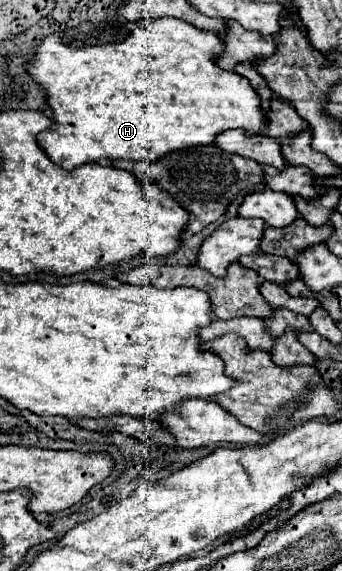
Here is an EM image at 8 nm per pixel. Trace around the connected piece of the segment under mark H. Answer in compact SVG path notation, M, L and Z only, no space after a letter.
M116 18L114 22L100 22L100 24L92 24L92 22L82 22L74 28L68 28L64 32L56 32L50 36L40 38L38 46L32 50L32 58L26 62L26 72L32 76L34 82L38 82L40 90L46 92L46 100L48 106L54 112L54 122L48 130L38 134L38 144L40 148L46 152L46 156L62 166L62 168L76 168L80 164L86 162L104 162L104 160L116 160L116 158L128 158L128 160L156 160L172 150L180 150L180 148L188 148L188 146L204 146L204 144L212 144L216 134L230 130L230 128L244 128L248 134L260 134L264 128L264 112L260 108L260 98L258 94L252 90L250 82L232 72L232 70L222 70L216 66L214 56L222 50L222 42L220 36L216 32L206 32L206 30L198 30L196 26L178 20L178 18L156 18L156 20L138 20L138 22L128 22L124 18Z

